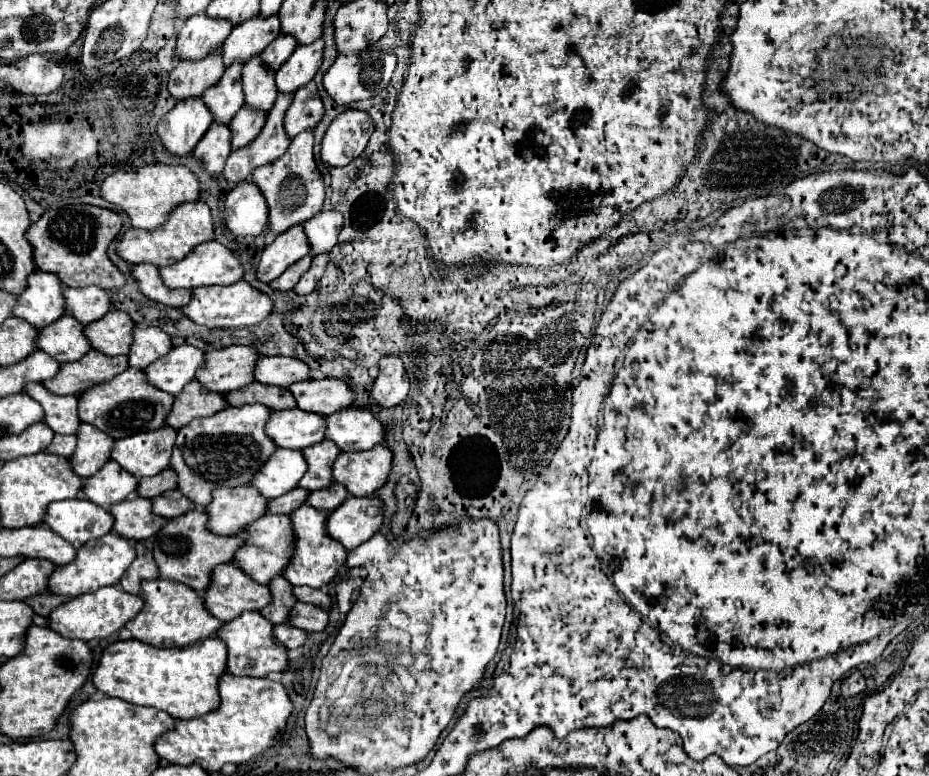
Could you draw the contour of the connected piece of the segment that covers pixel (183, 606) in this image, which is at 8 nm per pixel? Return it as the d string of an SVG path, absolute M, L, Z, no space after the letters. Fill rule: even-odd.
M145 580L141 586L141 598L145 600L145 608L127 622L127 630L133 634L133 638L157 646L157 648L173 648L173 646L189 646L205 638L217 636L217 630L223 626L221 620L211 616L211 612L205 608L203 598L191 590L189 586L173 580Z

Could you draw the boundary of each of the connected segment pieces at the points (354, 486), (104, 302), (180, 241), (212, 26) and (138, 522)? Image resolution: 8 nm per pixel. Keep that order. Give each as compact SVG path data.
M387 446L339 454L333 464L335 482L343 484L353 496L375 496L385 486L393 466L393 452Z
M97 286L65 288L65 306L81 324L91 324L111 310L111 294Z
M197 200L197 202L187 202L183 206L177 206L171 212L169 220L155 230L129 228L117 244L117 254L129 264L149 262L149 264L155 264L157 268L163 268L163 266L171 266L171 264L183 260L197 244L209 242L213 238L215 238L215 234L213 234L211 208L205 202Z
M207 12L195 14L195 18L183 22L179 30L175 46L177 58L199 60L207 56L225 42L231 28L233 28L231 22L219 22L215 18L207 18Z
M141 496L123 500L111 506L109 512L115 518L113 530L127 540L151 538L163 528L163 524L167 524L167 518L153 514L151 500L141 498Z

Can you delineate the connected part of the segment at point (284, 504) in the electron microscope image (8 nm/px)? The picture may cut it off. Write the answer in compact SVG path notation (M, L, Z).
M295 488L291 492L287 492L285 496L279 496L275 500L269 500L269 512L273 514L291 514L295 512L301 504L307 502L309 498L309 490L303 490L303 488Z

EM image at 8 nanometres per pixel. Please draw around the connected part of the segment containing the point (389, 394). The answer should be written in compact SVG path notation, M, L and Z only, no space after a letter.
M383 356L379 362L379 376L373 384L371 396L381 406L397 406L409 394L409 376L399 356Z

